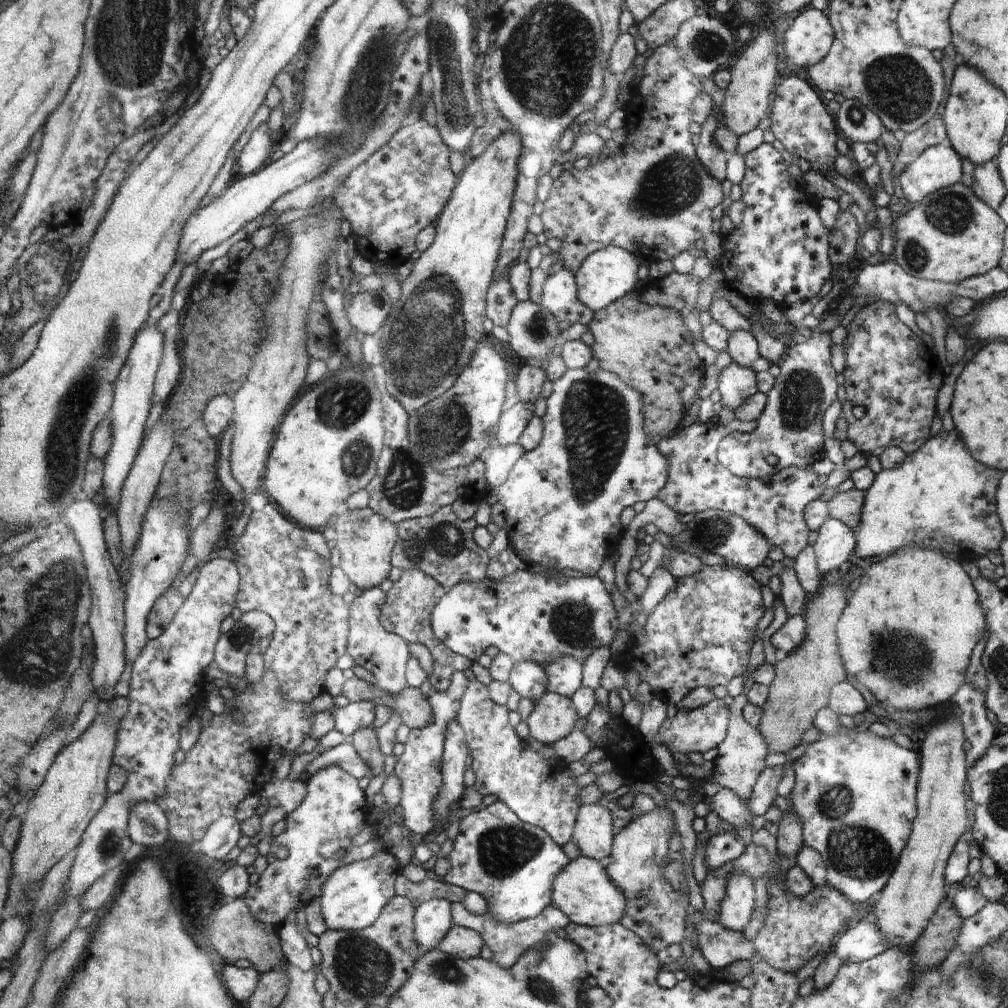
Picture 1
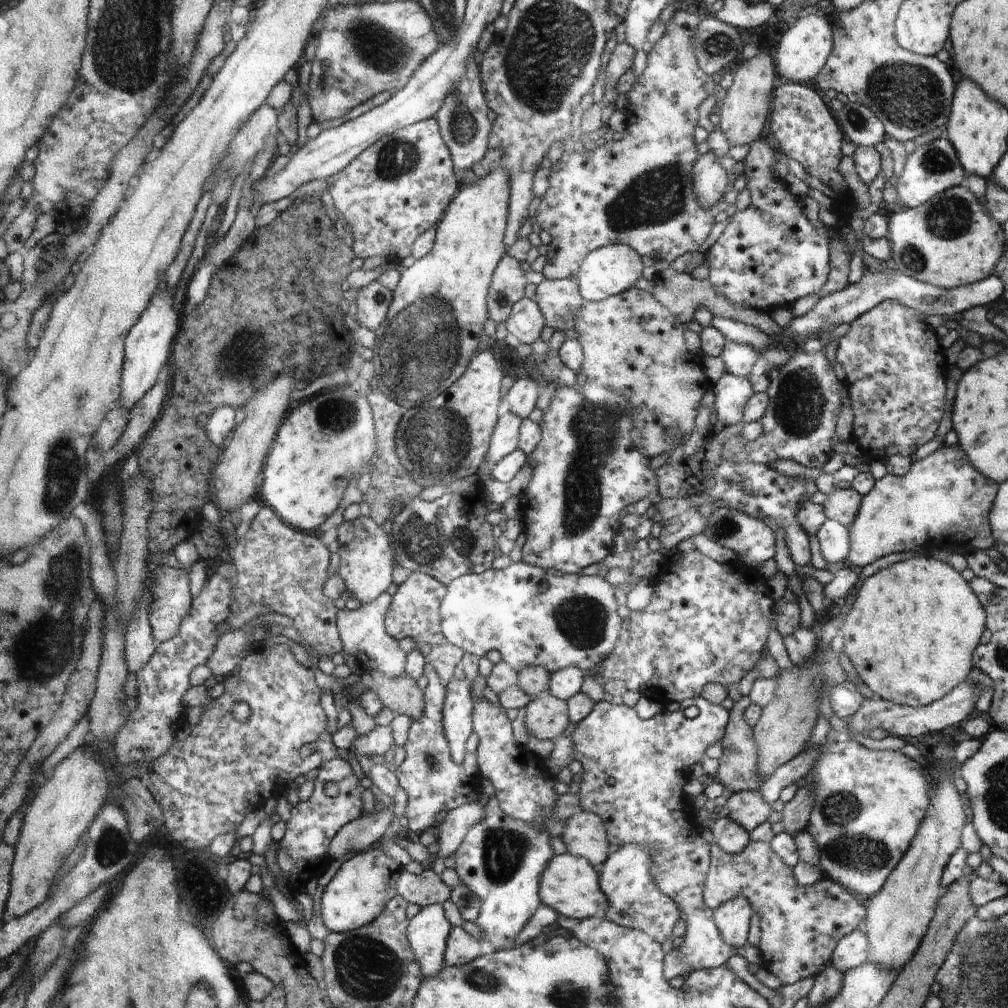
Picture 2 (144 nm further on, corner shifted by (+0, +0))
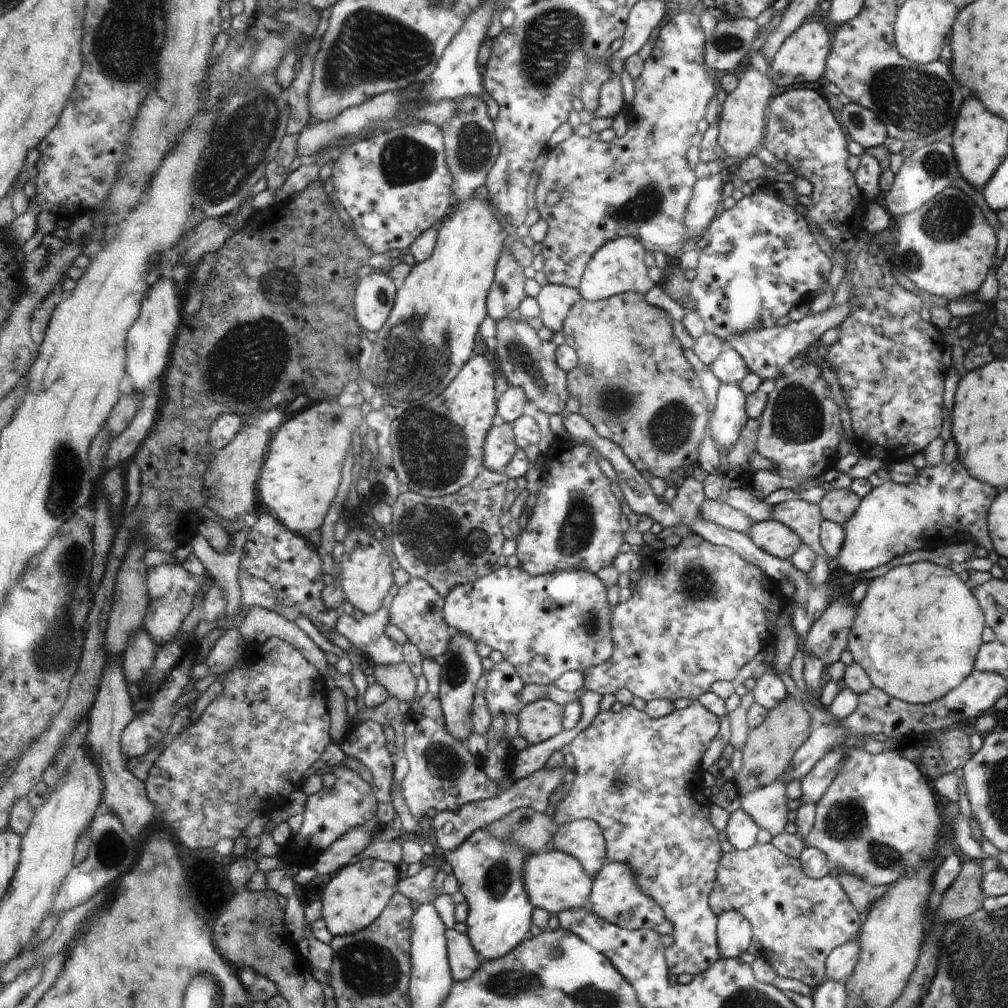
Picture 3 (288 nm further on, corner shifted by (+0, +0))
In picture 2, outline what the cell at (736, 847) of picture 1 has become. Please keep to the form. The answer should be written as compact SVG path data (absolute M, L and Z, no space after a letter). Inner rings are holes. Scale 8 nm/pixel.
M719 816L711 826L711 836L713 836L713 844L717 844L723 852L731 856L743 852L751 842L751 836L743 826L739 826L731 818L719 818Z

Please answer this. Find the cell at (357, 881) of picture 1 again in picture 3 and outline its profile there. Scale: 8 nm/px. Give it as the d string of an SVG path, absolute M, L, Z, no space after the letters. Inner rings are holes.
M365 858L365 860L357 860L357 862L351 862L349 866L345 866L325 886L323 920L327 922L329 930L335 936L353 936L357 932L363 932L371 924L375 924L383 916L383 912L387 910L391 900L395 898L399 880L401 878L399 878L397 866L391 862Z

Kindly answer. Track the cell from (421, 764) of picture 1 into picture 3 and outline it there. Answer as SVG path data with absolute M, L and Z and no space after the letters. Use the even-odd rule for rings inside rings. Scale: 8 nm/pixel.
M411 642L403 646L403 652L405 652L405 664L411 666L415 676L425 674L427 680L427 694L415 702L405 722L405 756L409 760L409 772L403 778L401 786L413 818L419 822L425 818L425 812L429 810L439 810L439 814L457 812L465 804L485 802L495 798L497 794L501 794L499 784L487 778L477 758L473 758L471 752L467 750L467 744L459 742L447 728L447 718L441 702L441 688L443 688L441 662L425 658L419 646Z

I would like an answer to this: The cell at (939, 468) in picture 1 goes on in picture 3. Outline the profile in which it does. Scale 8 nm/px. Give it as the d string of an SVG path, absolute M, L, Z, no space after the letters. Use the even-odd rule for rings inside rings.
M961 460L937 466L925 466L917 470L909 484L897 484L883 480L873 488L857 512L843 524L845 540L839 550L839 570L845 574L865 572L889 562L893 556L901 556L913 550L931 550L941 546L973 542L993 554L993 544L987 528L989 506L995 502L999 490L973 478Z

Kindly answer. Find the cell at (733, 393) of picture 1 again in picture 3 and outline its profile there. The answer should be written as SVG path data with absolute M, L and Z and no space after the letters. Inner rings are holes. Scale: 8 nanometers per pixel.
M721 384L709 424L711 436L719 444L717 450L721 452L721 456L735 448L747 420L747 396L741 392L739 386Z

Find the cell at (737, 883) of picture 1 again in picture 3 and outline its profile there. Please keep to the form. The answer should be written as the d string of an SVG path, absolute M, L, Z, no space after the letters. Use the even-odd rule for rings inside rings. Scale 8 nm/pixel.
M739 910L719 914L719 952L721 958L739 958L751 938L751 922Z

